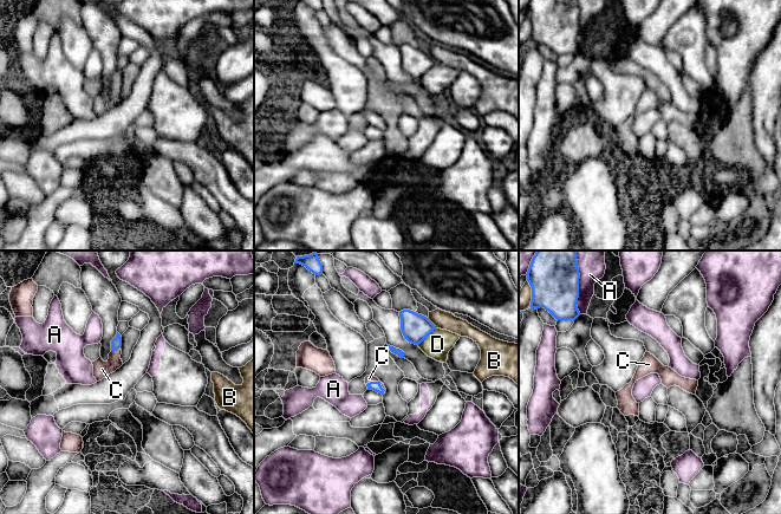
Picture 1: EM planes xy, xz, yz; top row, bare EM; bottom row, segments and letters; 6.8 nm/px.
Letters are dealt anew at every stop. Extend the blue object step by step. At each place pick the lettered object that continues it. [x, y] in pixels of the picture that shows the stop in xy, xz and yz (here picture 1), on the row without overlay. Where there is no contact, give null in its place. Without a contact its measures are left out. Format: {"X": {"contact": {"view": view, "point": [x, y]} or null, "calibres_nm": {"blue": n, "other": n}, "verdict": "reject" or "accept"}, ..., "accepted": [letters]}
{"A": {"contact": {"view": "yz", "point": [578, 25]}, "calibres_nm": {"blue": 320, "other": 140}, "verdict": "reject"}, "B": {"contact": {"view": "xz", "point": [431, 58]}, "calibres_nm": {"blue": 190, "other": 130}, "verdict": "reject"}, "C": {"contact": {"view": "xz", "point": [378, 117]}, "calibres_nm": {"blue": 70, "other": 50}, "verdict": "accept"}, "D": {"contact": {"view": "xz", "point": [425, 72]}, "calibres_nm": {"blue": 190, "other": 180}, "verdict": "reject"}, "accepted": ["C"]}

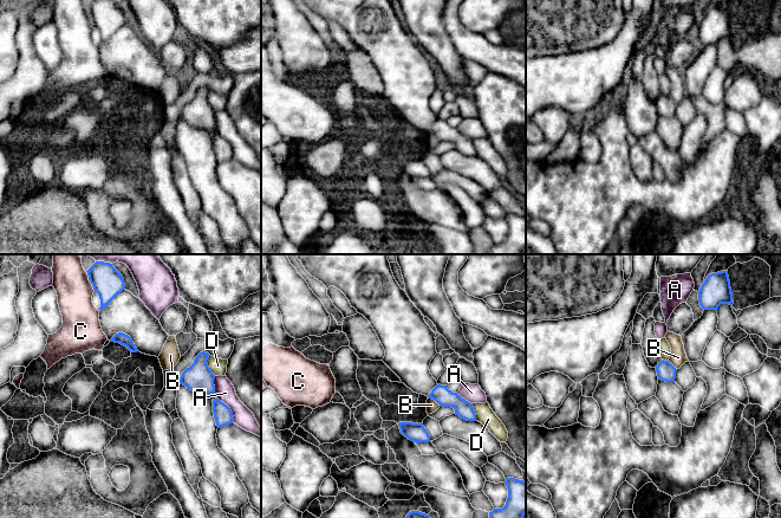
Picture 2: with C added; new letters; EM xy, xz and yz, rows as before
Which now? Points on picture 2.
{"A": {"contact": {"view": "xy", "point": [229, 144]}, "calibres_nm": {"blue": 130, "other": 140}, "verdict": "reject"}, "B": {"contact": {"view": "xz", "point": [434, 134]}, "calibres_nm": {"blue": 120, "other": 80}, "verdict": "reject"}, "C": {"contact": {"view": "xy", "point": [90, 17]}, "calibres_nm": {"blue": 200, "other": 240}, "verdict": "reject"}, "D": {"contact": {"view": "xy", "point": [207, 101]}, "calibres_nm": {"blue": 190, "other": 110}, "verdict": "reject"}, "accepted": []}

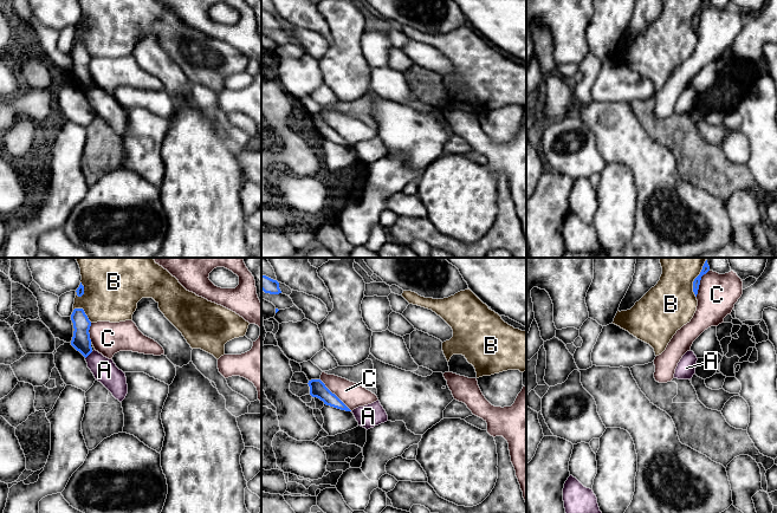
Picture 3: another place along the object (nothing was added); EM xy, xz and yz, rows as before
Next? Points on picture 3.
{"A": {"contact": {"view": "xy", "point": [89, 89]}, "calibres_nm": {"blue": 130, "other": 160}, "verdict": "reject"}, "B": {"contact": {"view": "yz", "point": [693, 17]}, "calibres_nm": {"blue": 50, "other": 340}, "verdict": "reject"}, "C": {"contact": {"view": "xz", "point": [334, 129]}, "calibres_nm": {"blue": 110, "other": 170}, "verdict": "reject"}, "accepted": []}

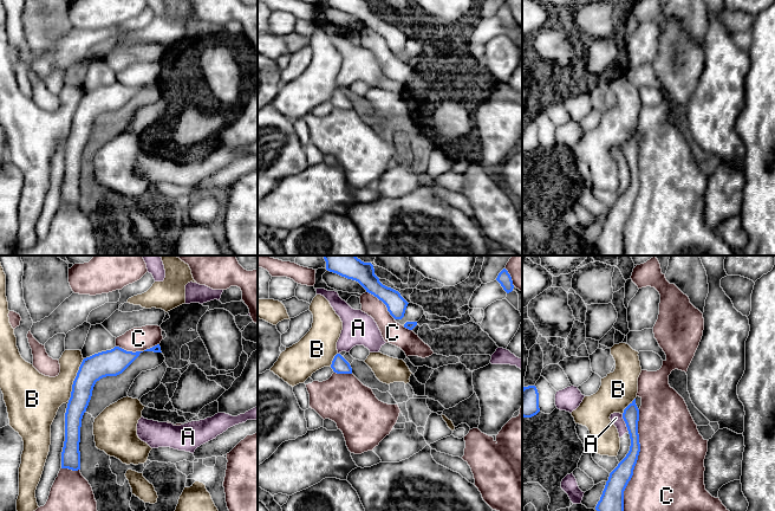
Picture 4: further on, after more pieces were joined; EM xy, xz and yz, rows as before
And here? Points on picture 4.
{"A": {"contact": {"view": "yz", "point": [625, 157]}, "calibres_nm": {"blue": 110, "other": 80}, "verdict": "reject"}, "B": {"contact": {"view": "xy", "point": [75, 115]}, "calibres_nm": {"blue": 180, "other": 280}, "verdict": "reject"}, "C": {"contact": {"view": "yz", "point": [635, 200]}, "calibres_nm": {"blue": 140, "other": 480}, "verdict": "reject"}, "accepted": []}

